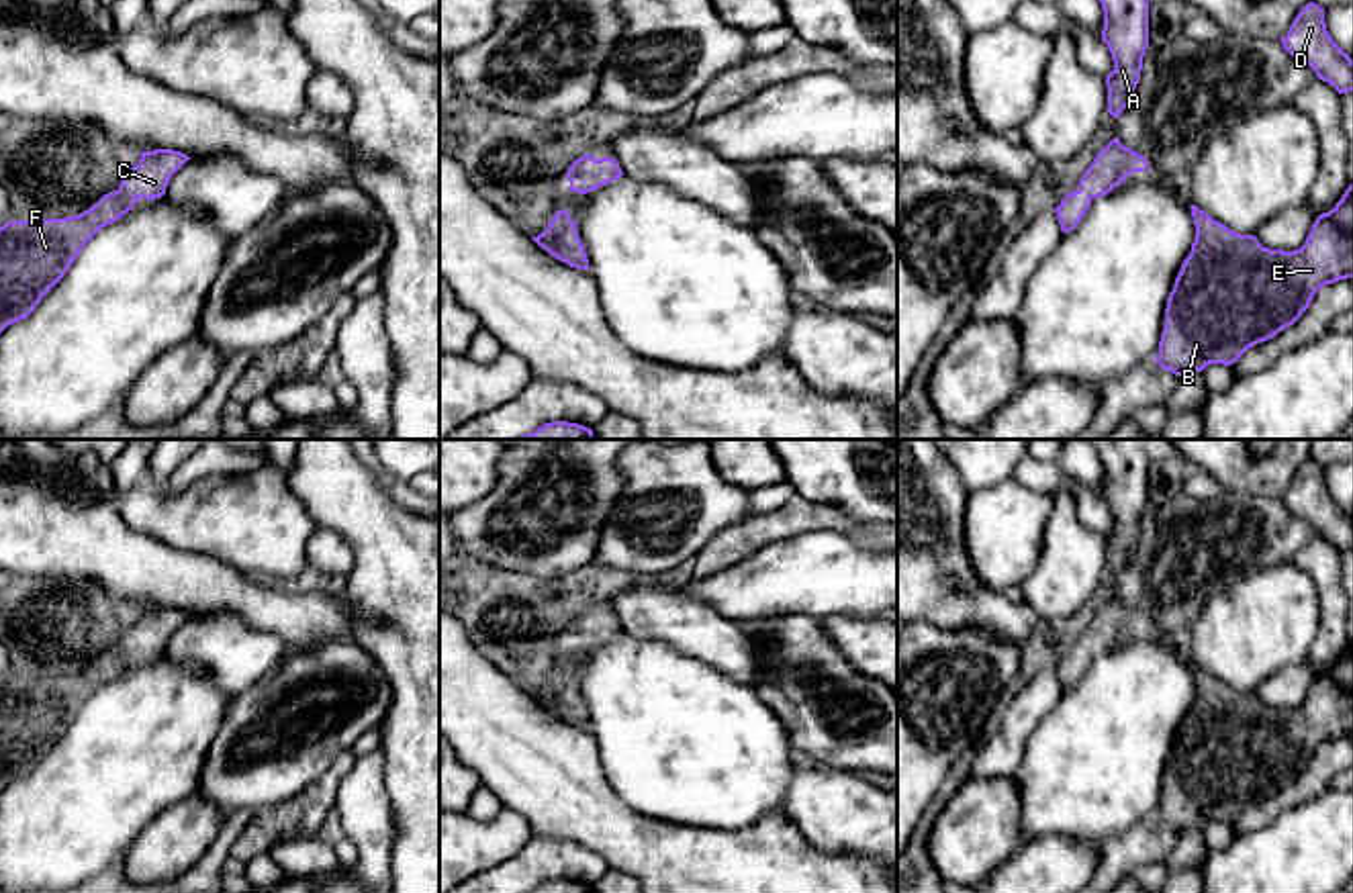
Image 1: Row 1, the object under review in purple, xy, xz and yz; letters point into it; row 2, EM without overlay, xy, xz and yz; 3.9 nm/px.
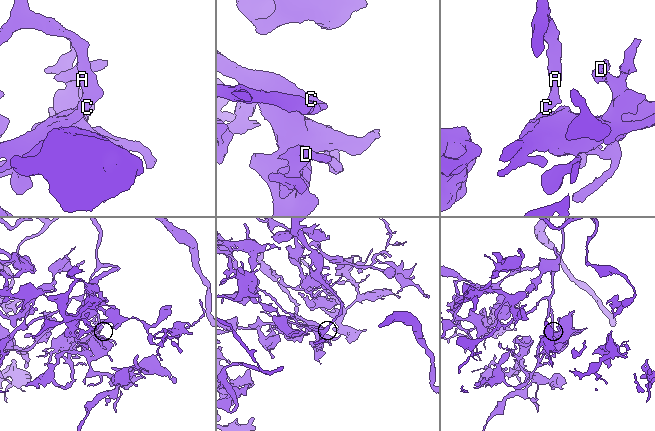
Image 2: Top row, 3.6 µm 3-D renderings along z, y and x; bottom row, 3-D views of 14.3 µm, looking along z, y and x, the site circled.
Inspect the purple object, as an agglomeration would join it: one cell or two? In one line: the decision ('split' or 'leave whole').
leave whole

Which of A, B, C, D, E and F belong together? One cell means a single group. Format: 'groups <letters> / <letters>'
groups A B C D E F

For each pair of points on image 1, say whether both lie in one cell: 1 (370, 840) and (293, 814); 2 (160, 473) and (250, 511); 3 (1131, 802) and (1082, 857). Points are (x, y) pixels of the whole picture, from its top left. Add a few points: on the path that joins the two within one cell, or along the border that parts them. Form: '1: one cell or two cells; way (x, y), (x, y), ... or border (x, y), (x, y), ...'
1: two cells; border (354, 763), (340, 783), (334, 808)
2: two cells; border (146, 477), (166, 487)
3: two cells; border (1045, 836), (1071, 836), (1098, 847)

